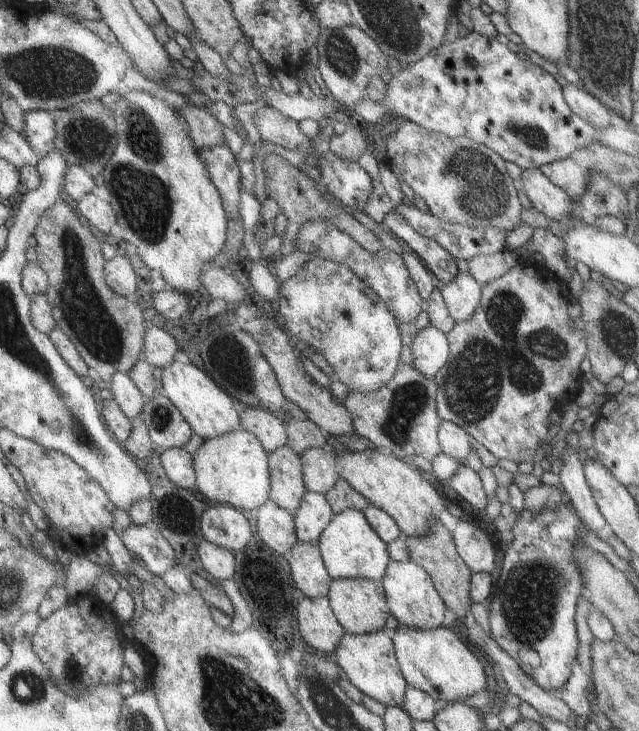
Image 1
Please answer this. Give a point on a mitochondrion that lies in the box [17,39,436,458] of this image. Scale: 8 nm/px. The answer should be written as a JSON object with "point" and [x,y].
{"point":[144,201]}

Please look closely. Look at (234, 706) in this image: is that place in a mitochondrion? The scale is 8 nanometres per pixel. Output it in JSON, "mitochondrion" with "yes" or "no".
{"mitochondrion":"yes"}

